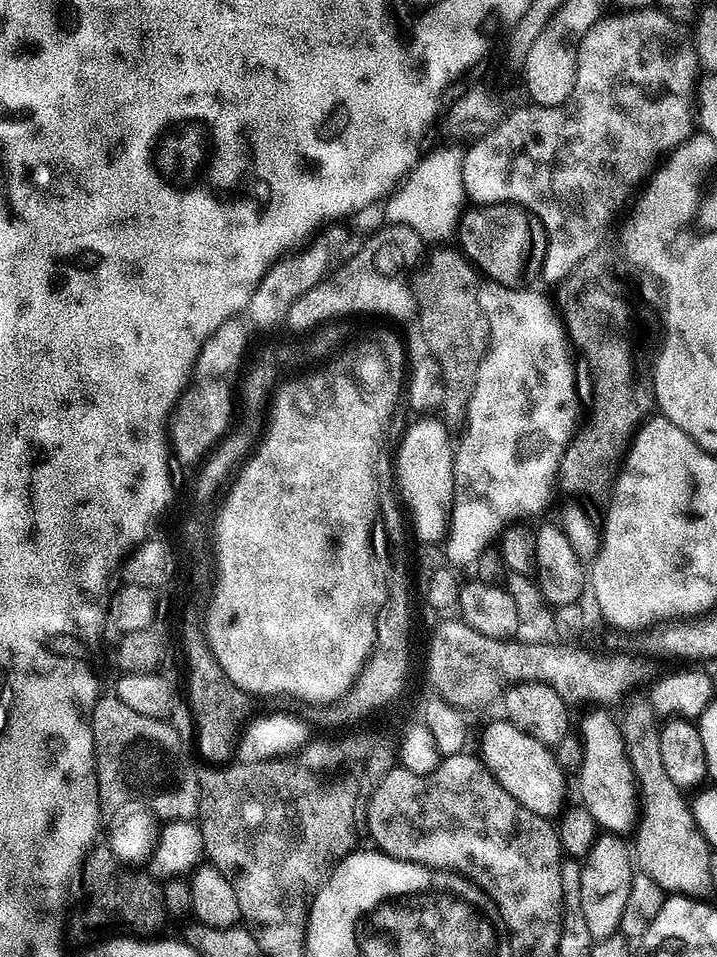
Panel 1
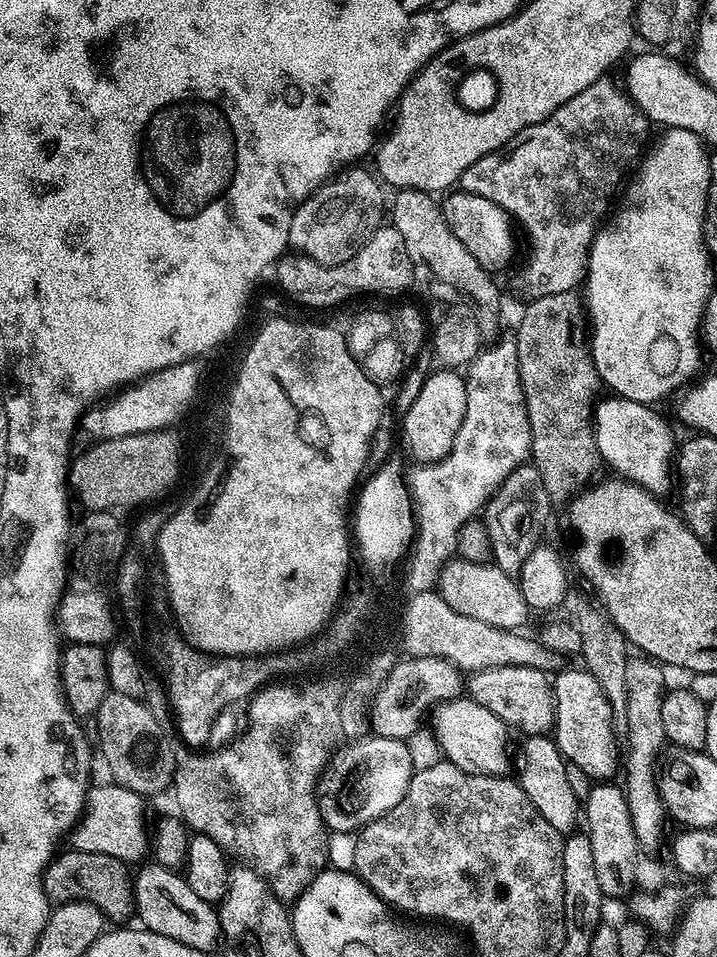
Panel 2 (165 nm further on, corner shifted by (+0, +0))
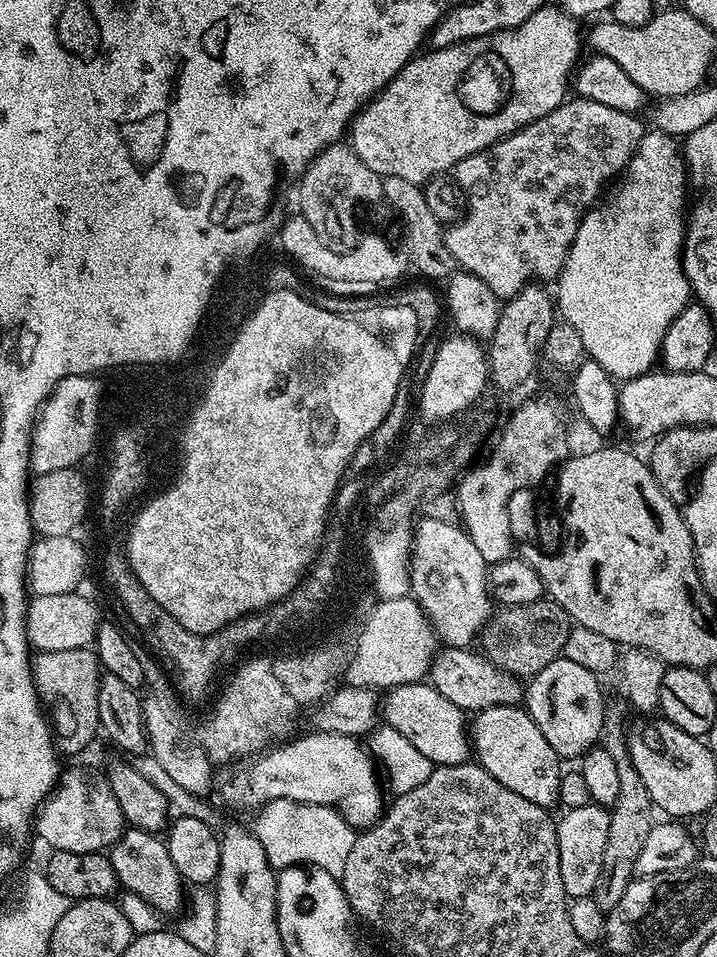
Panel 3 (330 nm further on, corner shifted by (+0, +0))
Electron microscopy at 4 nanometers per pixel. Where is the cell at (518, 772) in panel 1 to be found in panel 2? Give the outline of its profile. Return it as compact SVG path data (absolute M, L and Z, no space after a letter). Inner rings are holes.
M457 698L446 700L439 705L435 716L434 731L447 763L458 766L458 770L477 772L483 776L509 775L508 735L510 735L510 729L502 722L502 718L498 718L498 714L490 714L486 706L478 706L478 702L470 698Z

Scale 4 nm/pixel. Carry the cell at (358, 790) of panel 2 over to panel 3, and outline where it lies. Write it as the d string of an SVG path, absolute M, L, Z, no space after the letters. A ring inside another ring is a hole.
M315 730L309 731L309 733L309 736L304 736L301 740L291 739L281 746L273 747L271 750L257 755L249 763L253 763L249 768L240 768L237 772L228 772L221 780L219 777L218 790L220 786L221 798L232 808L248 807L253 808L253 810L259 809L269 800L293 800L299 804L330 806L341 812L353 829L363 830L375 824L385 811L386 800L384 804L384 796L380 793L382 780L378 775L377 761L371 751L354 736Z

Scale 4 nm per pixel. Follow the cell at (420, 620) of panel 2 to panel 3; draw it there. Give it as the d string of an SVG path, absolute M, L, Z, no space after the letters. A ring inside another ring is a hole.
M411 595L393 600L380 600L377 605L377 608L369 614L368 621L364 625L362 623L359 625L351 656L342 673L343 679L348 679L345 681L353 688L377 690L391 690L403 684L421 683L429 675L432 662L438 655L438 637L435 628L428 620L428 615Z

